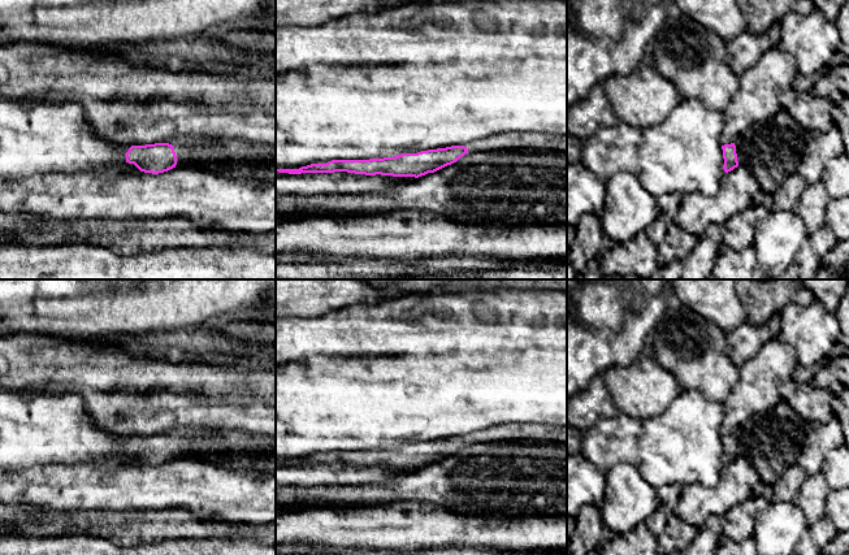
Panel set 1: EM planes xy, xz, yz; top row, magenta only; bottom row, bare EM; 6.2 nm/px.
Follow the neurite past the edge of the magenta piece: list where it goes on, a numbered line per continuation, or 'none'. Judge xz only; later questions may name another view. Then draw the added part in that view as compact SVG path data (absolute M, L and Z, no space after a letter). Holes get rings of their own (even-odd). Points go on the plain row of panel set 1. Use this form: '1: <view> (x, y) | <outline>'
1: xz (514, 430) | M511 422L507 425L494 425L463 437L468 443L514 439L559 441L567 443L567 428L560 425Z

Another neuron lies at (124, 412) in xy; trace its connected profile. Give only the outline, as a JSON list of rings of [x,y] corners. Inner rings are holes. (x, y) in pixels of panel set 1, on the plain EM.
[[[49,385],[38,389],[51,394],[78,393],[85,400],[88,415],[100,428],[124,437],[176,435],[187,428],[211,428],[238,429],[276,438],[276,399],[244,402],[237,398],[179,396],[164,389],[140,395],[126,389],[108,393],[75,385]]]

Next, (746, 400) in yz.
[[[777,338],[762,348],[738,370],[738,382],[723,402],[725,411],[720,435],[731,435],[754,415],[768,412],[781,399],[779,383],[792,378],[796,350]]]

